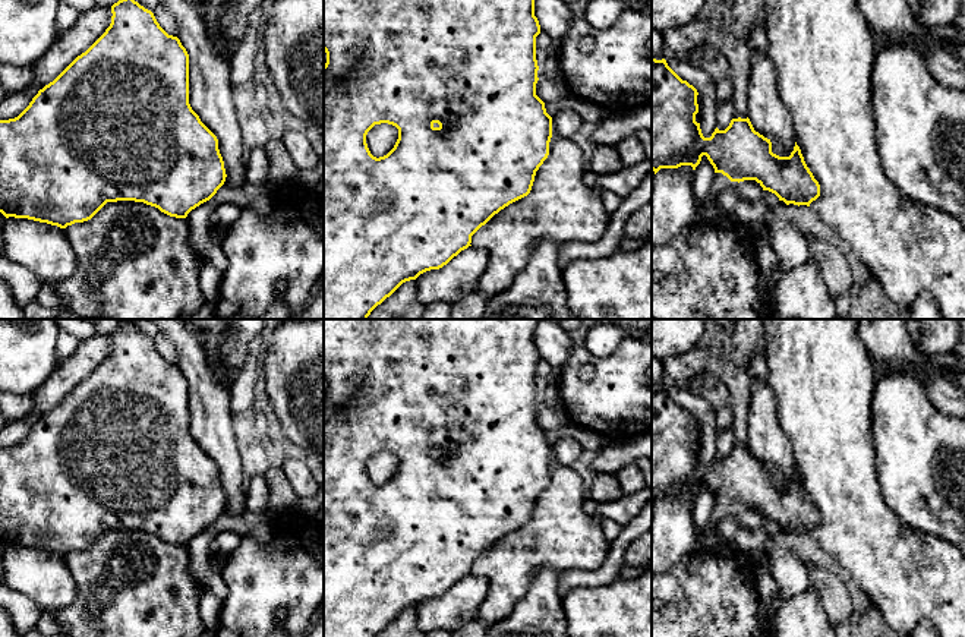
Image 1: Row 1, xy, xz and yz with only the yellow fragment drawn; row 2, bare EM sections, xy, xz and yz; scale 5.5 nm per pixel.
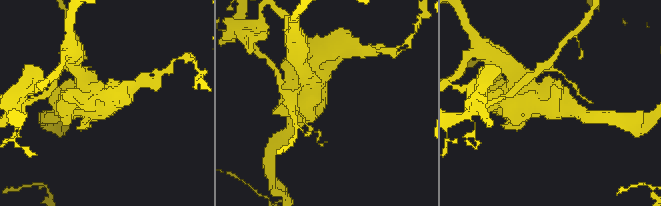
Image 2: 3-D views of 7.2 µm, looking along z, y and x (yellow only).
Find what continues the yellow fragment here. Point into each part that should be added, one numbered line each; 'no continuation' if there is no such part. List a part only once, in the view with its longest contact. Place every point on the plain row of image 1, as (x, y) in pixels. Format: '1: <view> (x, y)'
no continuation

